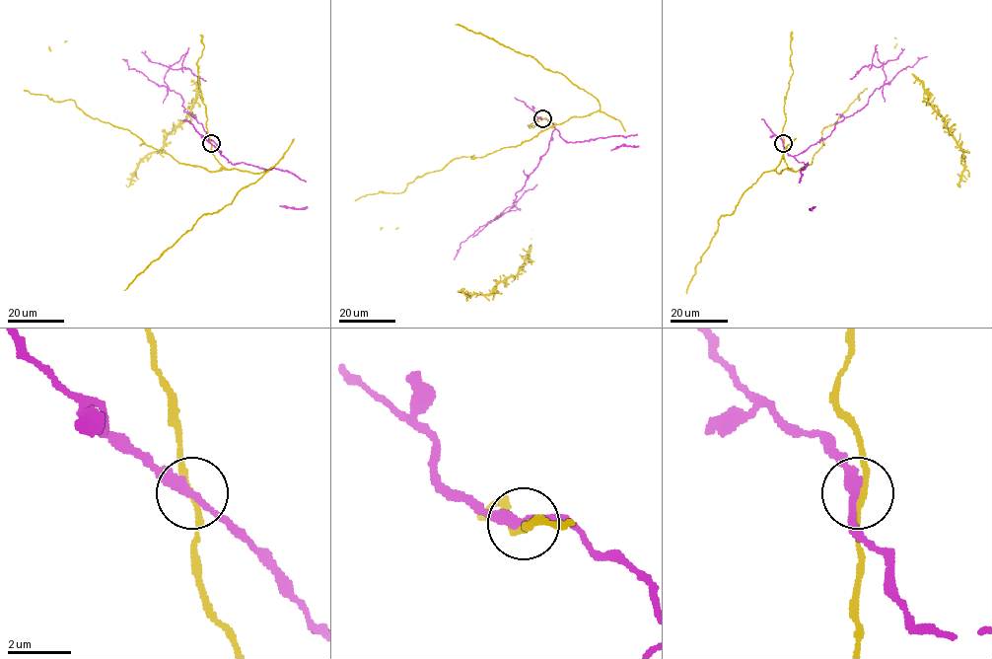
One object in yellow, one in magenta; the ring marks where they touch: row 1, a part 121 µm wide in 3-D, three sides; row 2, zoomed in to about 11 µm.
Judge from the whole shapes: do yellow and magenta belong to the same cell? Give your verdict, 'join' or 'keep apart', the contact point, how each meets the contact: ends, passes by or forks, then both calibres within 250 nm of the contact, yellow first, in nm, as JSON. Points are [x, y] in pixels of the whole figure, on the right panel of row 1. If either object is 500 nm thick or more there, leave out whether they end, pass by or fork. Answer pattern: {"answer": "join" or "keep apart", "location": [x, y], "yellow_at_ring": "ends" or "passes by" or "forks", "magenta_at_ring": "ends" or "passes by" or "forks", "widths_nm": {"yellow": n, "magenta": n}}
{"answer": "keep apart", "location": [783, 143], "yellow_at_ring": "passes by", "magenta_at_ring": "passes by", "widths_nm": {"yellow": 170, "magenta": 280}}

